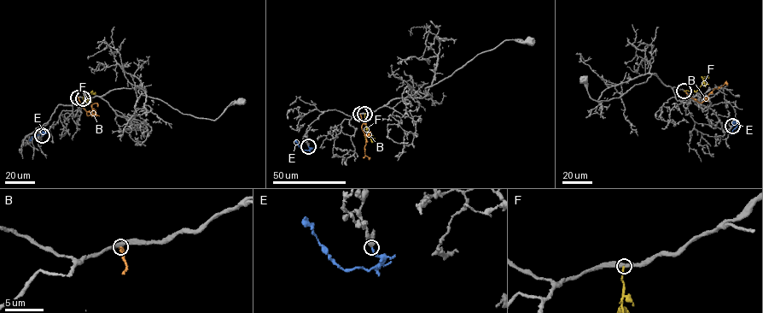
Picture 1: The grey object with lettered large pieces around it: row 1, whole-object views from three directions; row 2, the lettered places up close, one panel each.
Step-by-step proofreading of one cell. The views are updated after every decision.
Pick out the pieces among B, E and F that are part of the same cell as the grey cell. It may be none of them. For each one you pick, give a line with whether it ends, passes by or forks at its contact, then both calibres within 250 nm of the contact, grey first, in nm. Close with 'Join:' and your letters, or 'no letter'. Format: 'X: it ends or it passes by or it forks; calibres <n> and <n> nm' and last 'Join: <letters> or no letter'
E: it ends; calibres 420 and 240 nm
Join: E

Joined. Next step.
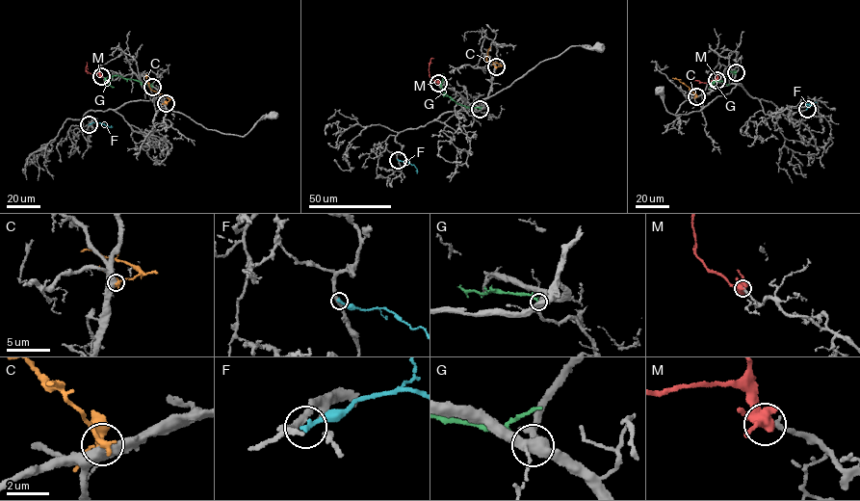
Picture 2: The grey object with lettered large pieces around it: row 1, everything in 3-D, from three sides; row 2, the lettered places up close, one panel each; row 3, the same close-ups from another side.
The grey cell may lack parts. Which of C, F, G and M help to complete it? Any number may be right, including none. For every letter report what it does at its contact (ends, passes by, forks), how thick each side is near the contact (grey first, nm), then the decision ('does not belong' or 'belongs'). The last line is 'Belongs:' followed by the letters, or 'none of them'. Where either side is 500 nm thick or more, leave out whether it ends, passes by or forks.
C: 500/280 nm | does not belong
F: it ends | 280/280 nm | does not belong
G: it ends | 280/240 nm | does not belong
M: it forks | 240/320 nm | does not belong
Belongs: none of them

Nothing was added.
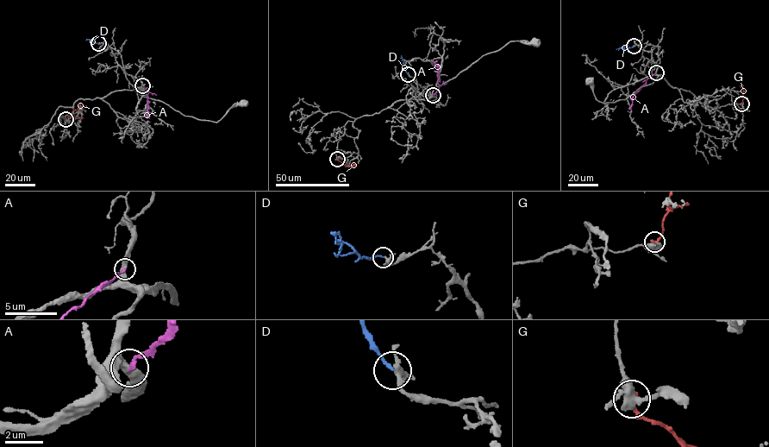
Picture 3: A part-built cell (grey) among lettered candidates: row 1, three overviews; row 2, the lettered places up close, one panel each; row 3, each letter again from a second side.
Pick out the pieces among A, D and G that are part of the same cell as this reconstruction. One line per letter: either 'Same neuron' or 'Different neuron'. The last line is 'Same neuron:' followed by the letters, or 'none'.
A: Different neuron
D: Same neuron
G: Different neuron
Same neuron: D

